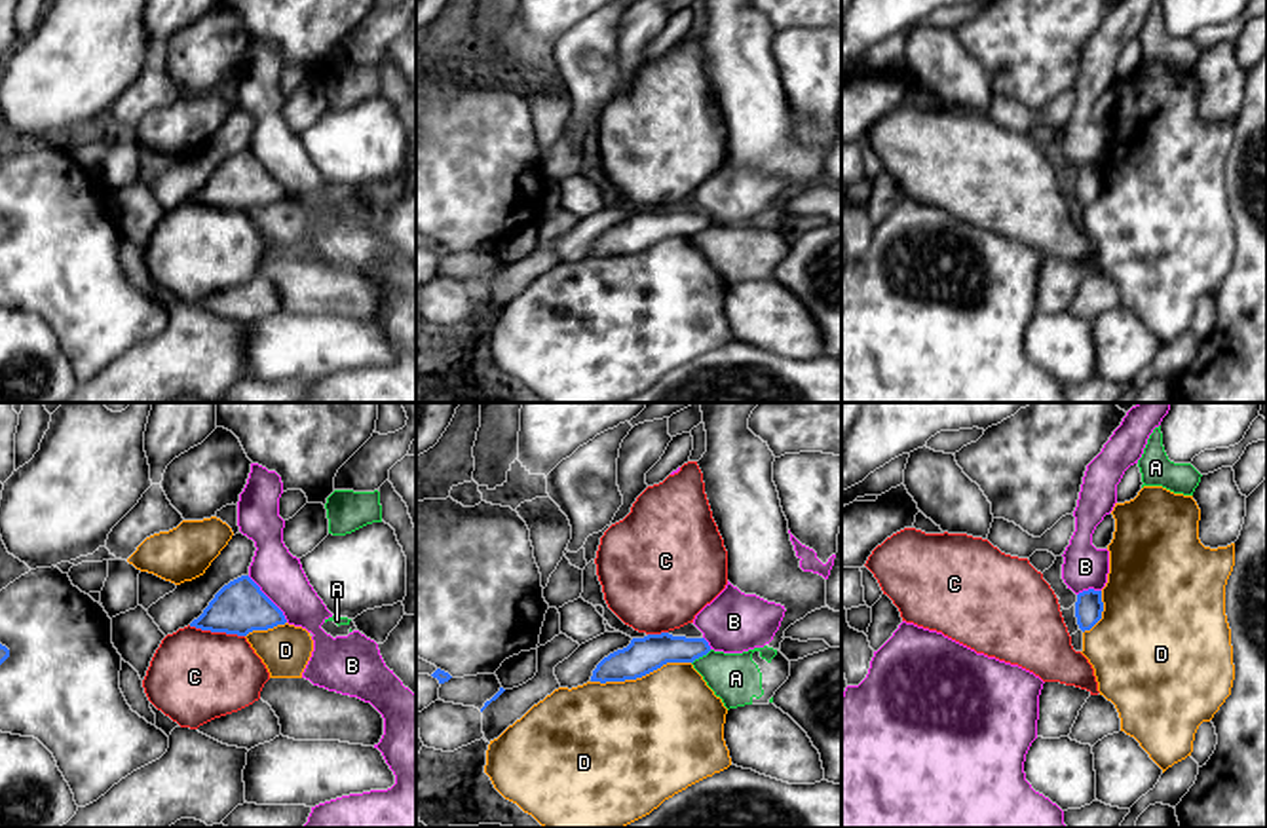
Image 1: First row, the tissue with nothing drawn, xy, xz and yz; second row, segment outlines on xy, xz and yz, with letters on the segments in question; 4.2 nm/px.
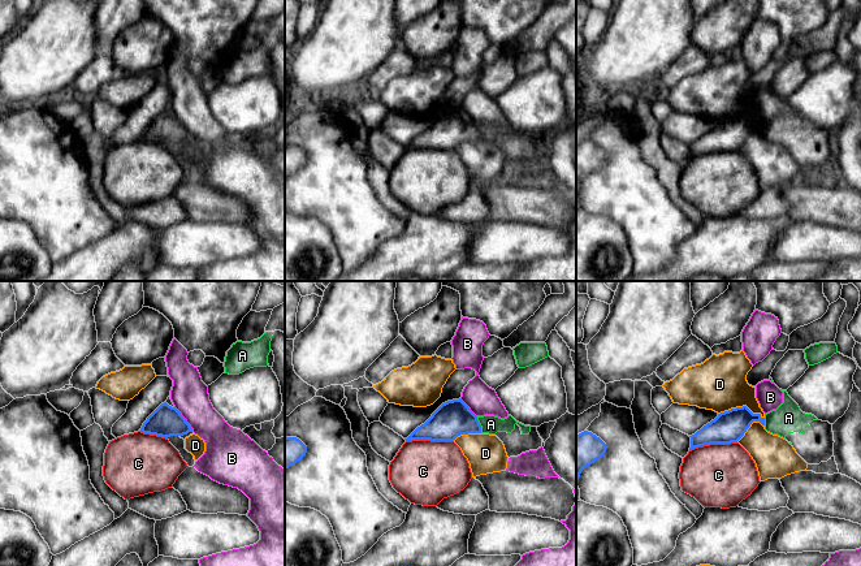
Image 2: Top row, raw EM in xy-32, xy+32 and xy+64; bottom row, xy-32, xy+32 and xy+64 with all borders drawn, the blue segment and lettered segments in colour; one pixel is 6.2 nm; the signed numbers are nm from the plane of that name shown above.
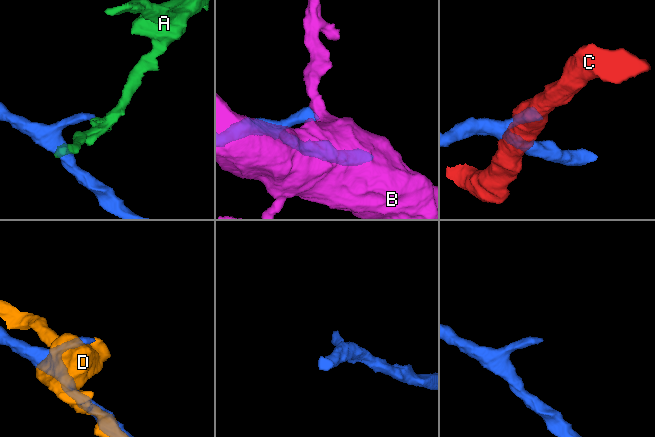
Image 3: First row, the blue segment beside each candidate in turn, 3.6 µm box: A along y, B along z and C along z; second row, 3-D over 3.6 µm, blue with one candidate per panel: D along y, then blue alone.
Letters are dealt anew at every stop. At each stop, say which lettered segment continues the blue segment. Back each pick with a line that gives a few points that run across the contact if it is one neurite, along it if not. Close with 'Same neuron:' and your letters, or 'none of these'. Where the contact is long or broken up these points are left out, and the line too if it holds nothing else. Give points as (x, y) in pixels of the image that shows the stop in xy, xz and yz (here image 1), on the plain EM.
Same neuron: none of these

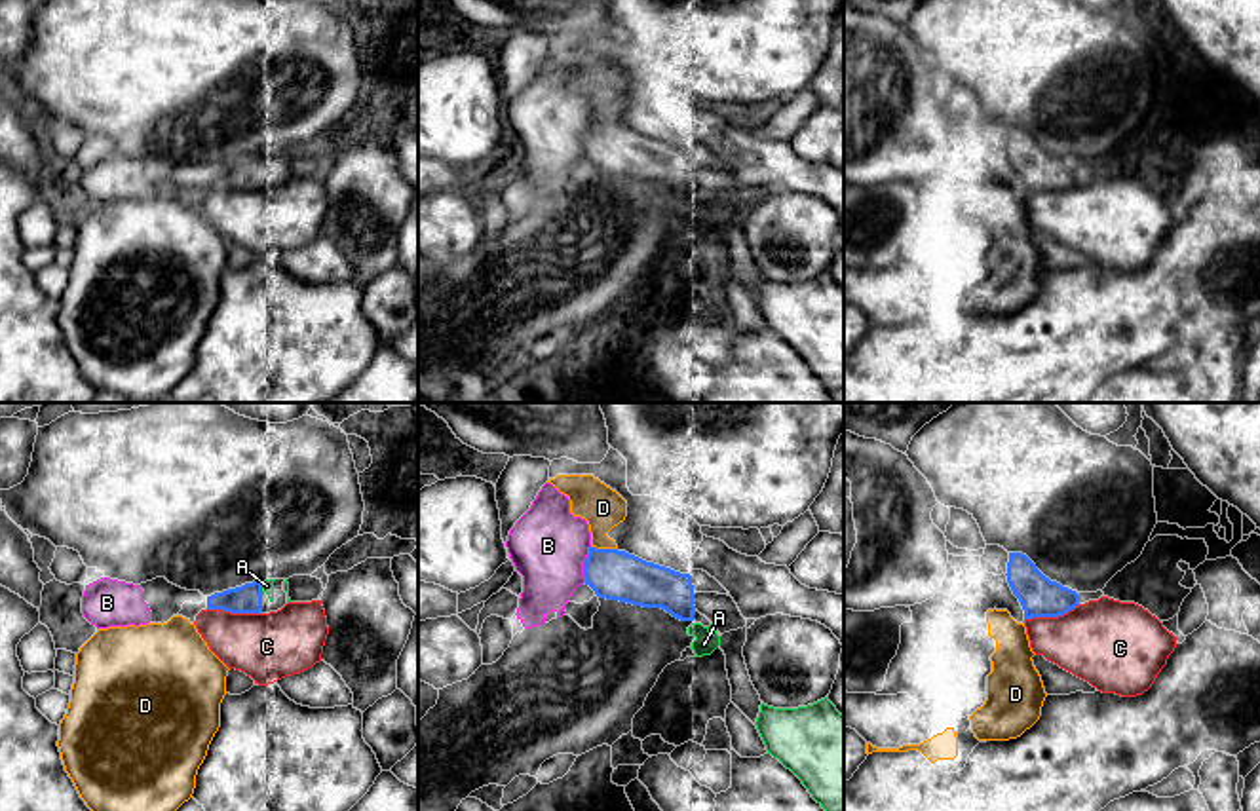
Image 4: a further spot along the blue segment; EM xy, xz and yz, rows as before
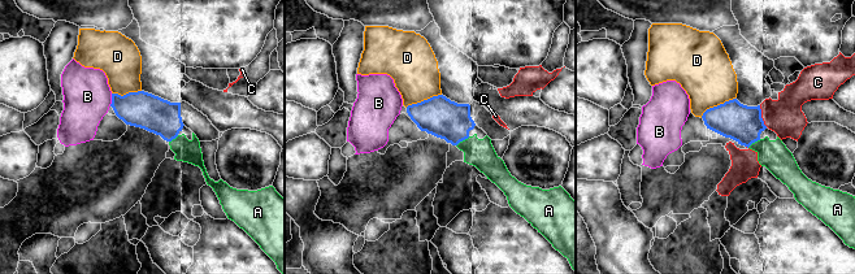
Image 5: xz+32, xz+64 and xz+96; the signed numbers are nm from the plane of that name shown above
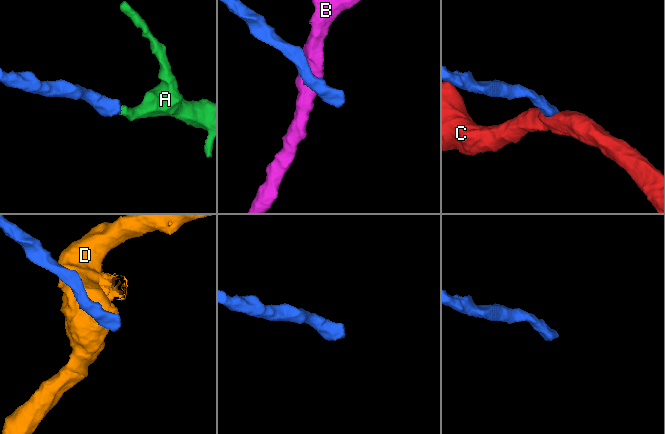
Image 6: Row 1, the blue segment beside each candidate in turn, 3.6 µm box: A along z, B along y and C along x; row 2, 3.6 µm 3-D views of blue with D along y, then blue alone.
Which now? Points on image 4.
Same neuron: A

